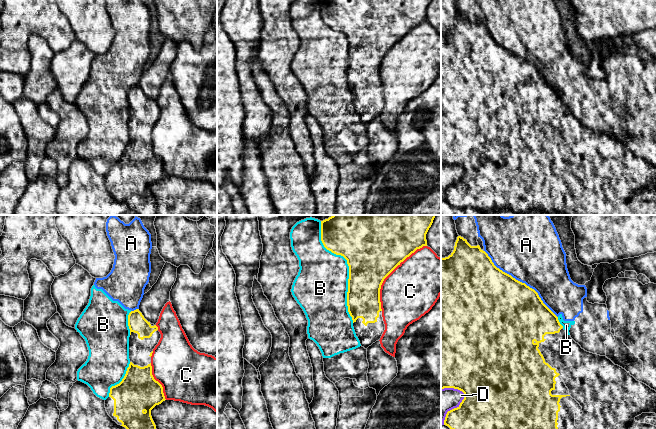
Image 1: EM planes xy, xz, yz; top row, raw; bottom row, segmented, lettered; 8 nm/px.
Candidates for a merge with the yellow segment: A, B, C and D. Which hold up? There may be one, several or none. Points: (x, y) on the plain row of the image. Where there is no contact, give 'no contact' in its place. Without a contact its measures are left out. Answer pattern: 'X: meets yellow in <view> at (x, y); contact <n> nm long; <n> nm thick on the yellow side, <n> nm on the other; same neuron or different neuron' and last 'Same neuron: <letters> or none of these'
A: meets yellow in yz at (521, 58); contact 800 nm long; 500 nm thick on the yellow side, 480 nm on the other; different neuron
B: meets yellow in xz at (349, 45); contact 850 nm long; 440 nm thick on the yellow side, 420 nm on the other; different neuron
C: meets yellow in xz at (389, 49); contact 650 nm long; 440 nm thick on the yellow side, 440 nm on the other; different neuron
D: meets yellow in yz at (523, 212); contact 600 nm long; 500 nm thick on the yellow side, 100 nm on the other; different neuron
Same neuron: none of these

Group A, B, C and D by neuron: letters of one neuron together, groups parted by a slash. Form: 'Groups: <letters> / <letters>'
Groups: A B / C / D

